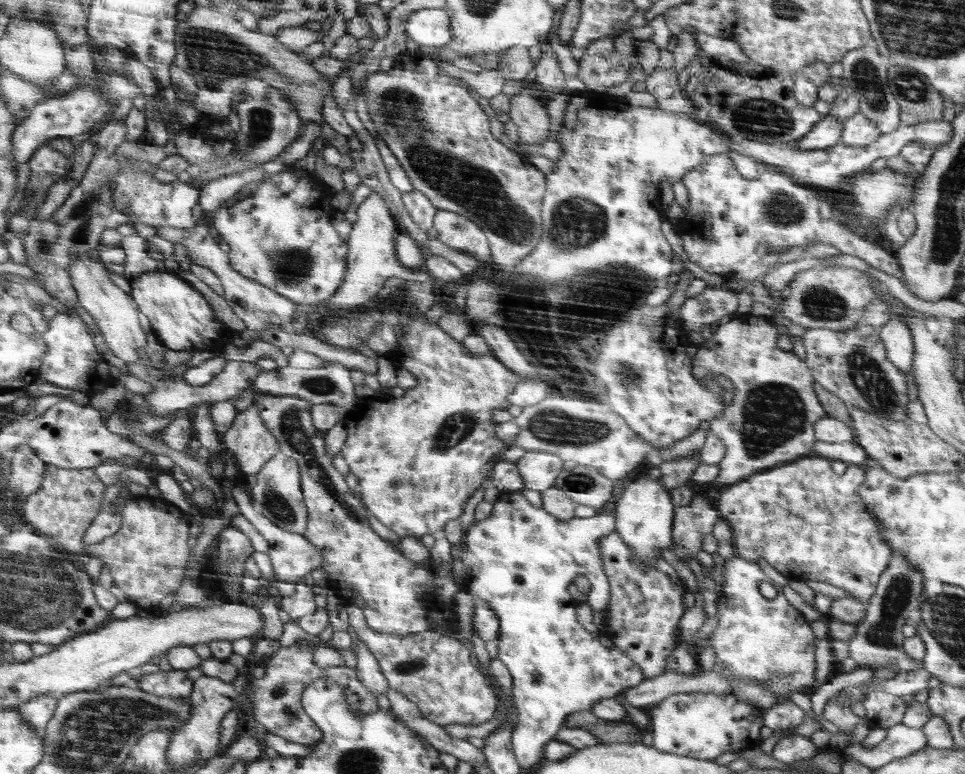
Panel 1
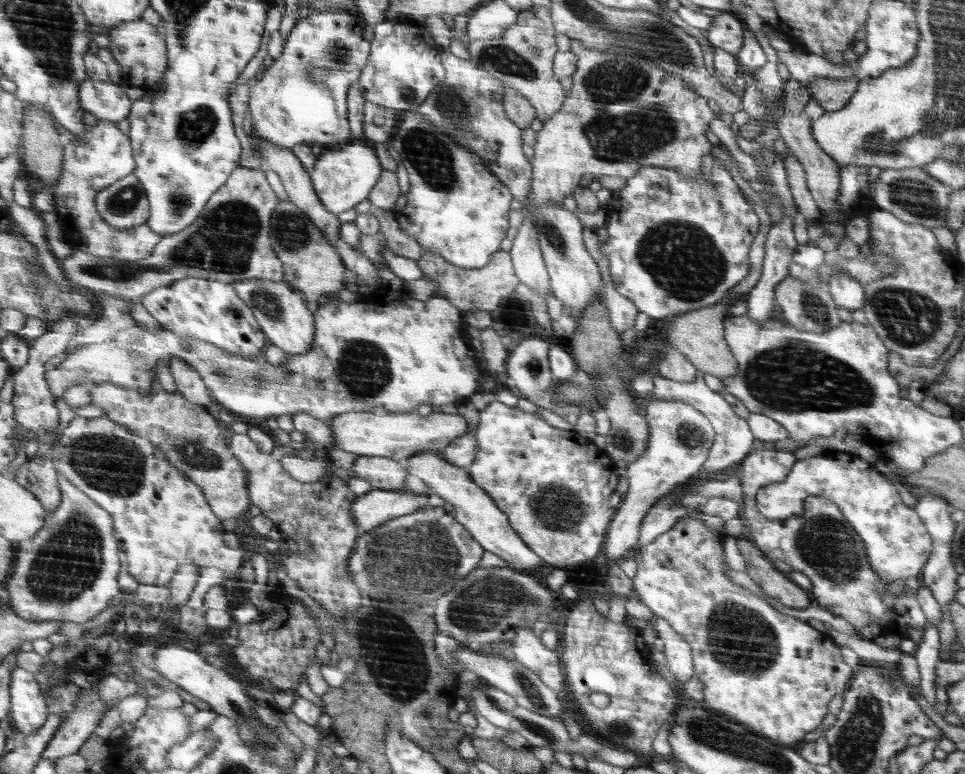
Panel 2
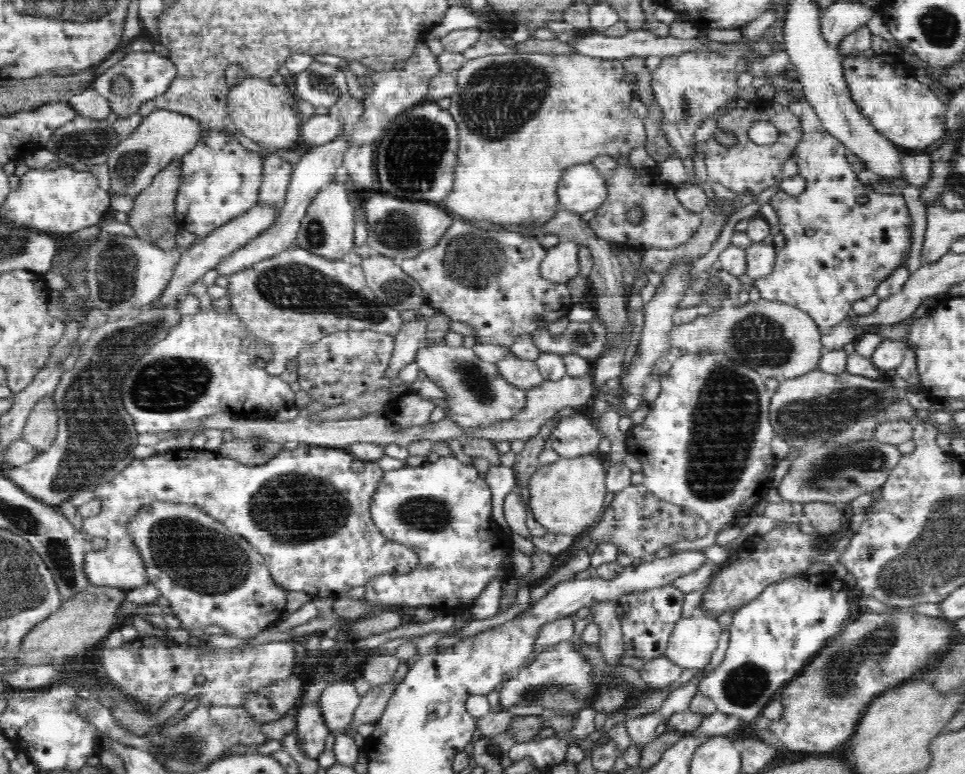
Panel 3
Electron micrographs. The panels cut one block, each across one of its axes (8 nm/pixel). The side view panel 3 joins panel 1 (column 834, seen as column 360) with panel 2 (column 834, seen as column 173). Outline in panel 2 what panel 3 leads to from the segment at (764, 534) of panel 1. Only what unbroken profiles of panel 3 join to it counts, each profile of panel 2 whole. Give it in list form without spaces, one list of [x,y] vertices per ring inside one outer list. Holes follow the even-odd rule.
[[[846,452],[824,453],[797,460],[782,483],[762,486],[755,500],[760,515],[782,521],[804,514],[804,502],[813,495],[832,500],[844,513],[864,544],[874,574],[891,584],[895,580],[920,577],[933,552],[932,536],[914,510],[915,506],[910,506],[910,502],[902,498],[898,486],[886,479],[886,474],[882,474],[878,466]]]

